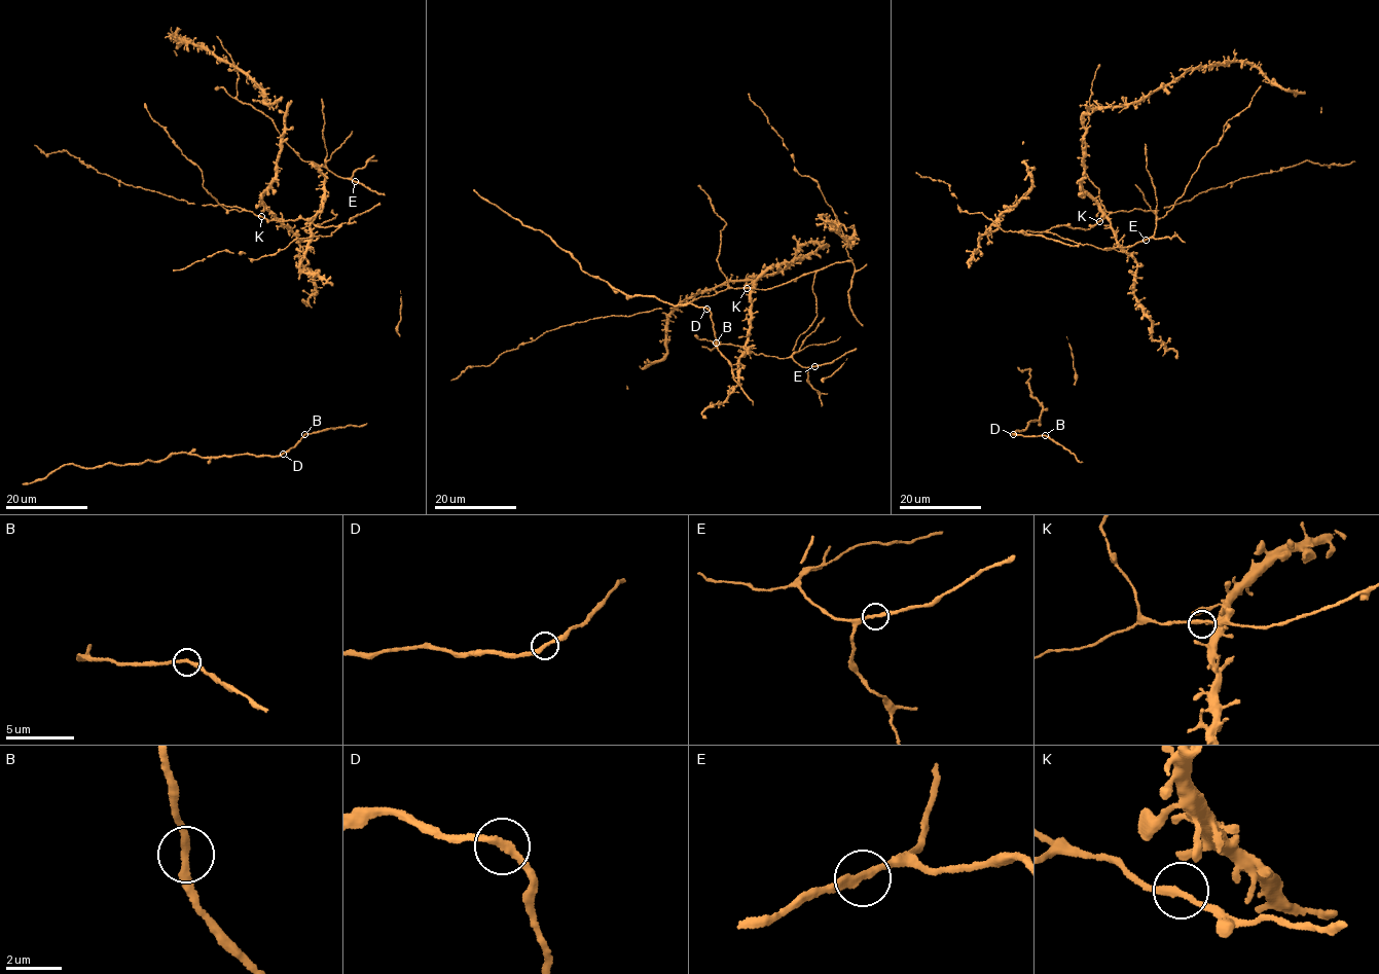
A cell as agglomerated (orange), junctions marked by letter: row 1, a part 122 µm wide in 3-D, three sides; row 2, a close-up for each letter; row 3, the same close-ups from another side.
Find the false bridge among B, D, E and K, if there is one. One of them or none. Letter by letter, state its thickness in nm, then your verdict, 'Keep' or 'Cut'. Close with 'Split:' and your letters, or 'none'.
B: Thickness 260 nm. Keep
D: Thickness 260 nm. Keep
E: Thickness 260 nm. Keep
K: Thickness 240 nm. Keep
Split: none

